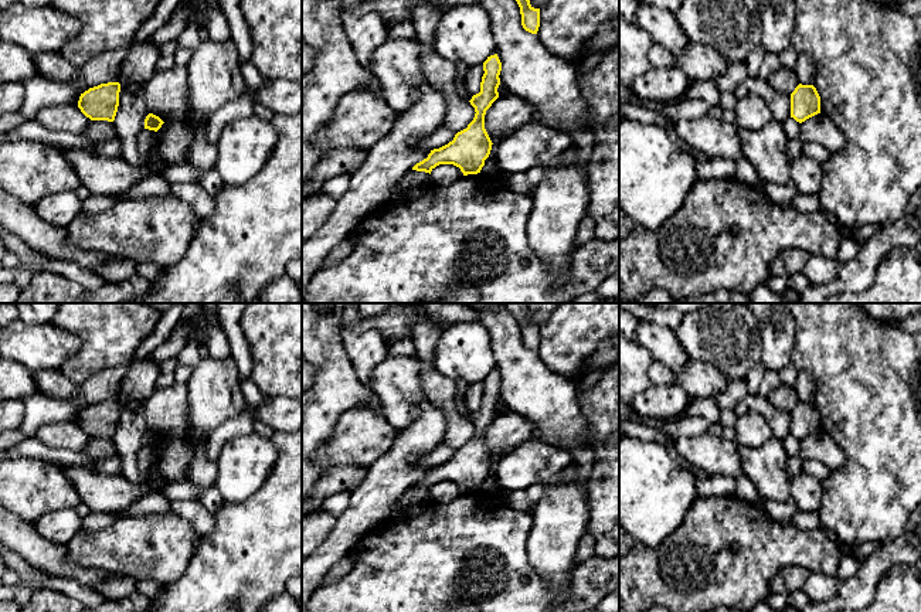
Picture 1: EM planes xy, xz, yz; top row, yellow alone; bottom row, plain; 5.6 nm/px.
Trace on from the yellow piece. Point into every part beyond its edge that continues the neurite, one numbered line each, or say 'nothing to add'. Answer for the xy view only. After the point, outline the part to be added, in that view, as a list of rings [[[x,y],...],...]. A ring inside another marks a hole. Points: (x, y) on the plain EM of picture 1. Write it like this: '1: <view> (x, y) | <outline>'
nothing to add

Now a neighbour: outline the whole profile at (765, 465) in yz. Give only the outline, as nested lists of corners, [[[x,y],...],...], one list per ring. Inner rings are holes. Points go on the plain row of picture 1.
[[[769,438],[757,448],[740,446],[741,470],[754,483],[761,499],[785,502],[791,497],[788,455],[782,441]]]

